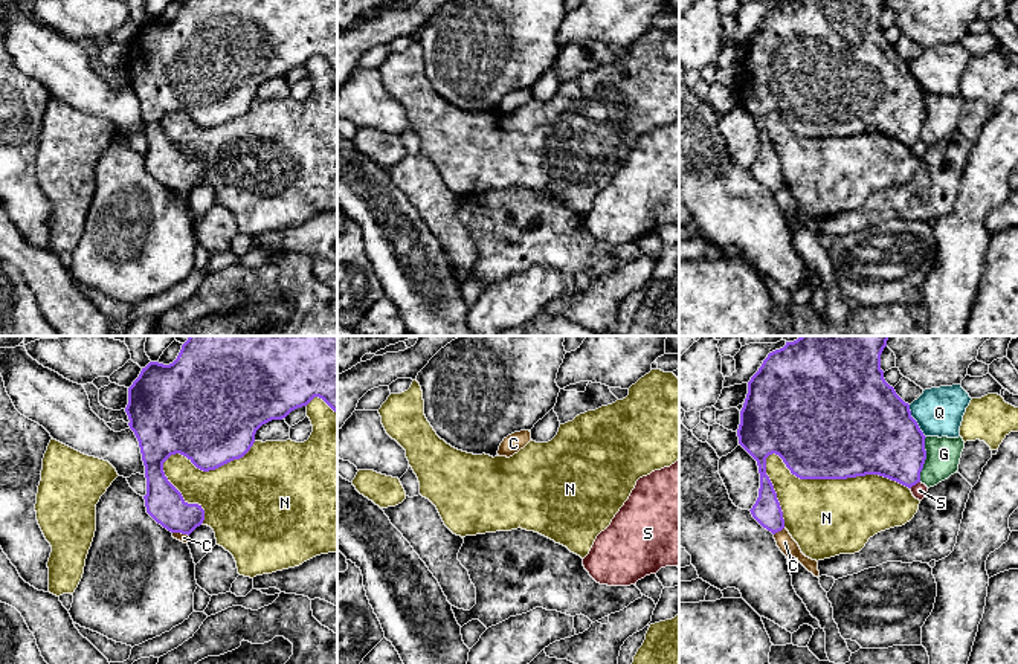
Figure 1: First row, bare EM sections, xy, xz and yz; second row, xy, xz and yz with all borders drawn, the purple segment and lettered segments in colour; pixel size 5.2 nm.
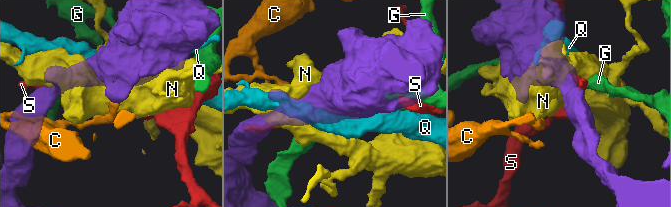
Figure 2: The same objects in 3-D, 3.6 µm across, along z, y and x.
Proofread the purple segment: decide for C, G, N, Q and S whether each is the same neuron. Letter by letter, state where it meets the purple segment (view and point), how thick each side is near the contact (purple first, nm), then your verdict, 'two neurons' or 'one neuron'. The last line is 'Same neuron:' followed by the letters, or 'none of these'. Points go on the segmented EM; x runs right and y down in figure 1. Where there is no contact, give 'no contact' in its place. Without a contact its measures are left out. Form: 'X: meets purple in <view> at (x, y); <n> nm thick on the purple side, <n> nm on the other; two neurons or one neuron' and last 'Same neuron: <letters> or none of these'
C: meets purple in yz at (779, 530); 150 nm thick on the purple side, 90 nm on the other; two neurons
G: meets purple in yz at (925, 458); 380 nm thick on the purple side, 180 nm on the other; two neurons
N: meets purple in yz at (835, 478); 500 nm thick on the purple side, 400 nm on the other; two neurons
Q: meets purple in yz at (916, 422); 460 nm thick on the purple side, 260 nm on the other; two neurons
S: meets purple in yz at (914, 484); 340 nm thick on the purple side, 80 nm on the other; two neurons
Same neuron: none of these

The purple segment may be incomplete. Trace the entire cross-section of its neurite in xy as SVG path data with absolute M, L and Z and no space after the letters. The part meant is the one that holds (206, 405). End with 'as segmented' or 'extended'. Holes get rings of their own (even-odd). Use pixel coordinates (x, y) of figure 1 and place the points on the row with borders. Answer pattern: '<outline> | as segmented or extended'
M189 336L172 363L150 362L128 388L125 408L145 466L147 513L168 531L189 536L203 524L205 510L183 499L165 476L163 463L180 453L203 472L215 470L243 458L263 424L285 418L314 397L337 412L337 336Z | as segmented

